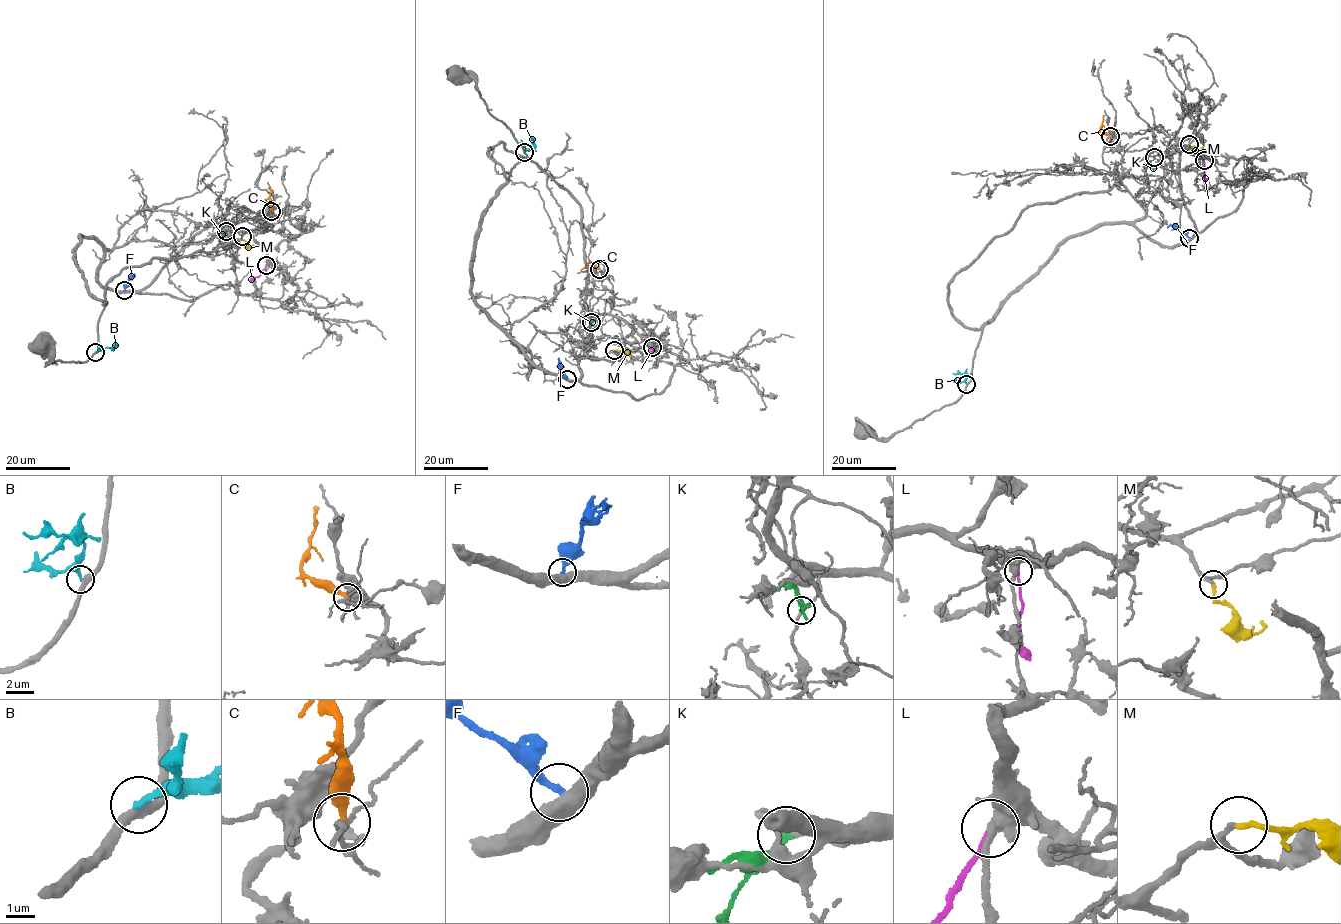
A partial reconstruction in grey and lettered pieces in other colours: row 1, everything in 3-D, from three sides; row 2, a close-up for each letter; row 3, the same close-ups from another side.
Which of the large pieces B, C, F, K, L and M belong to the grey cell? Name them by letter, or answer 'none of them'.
M

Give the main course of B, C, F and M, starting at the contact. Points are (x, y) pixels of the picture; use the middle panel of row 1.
B: (525, 152), (534, 147), (528, 135)
C: (599, 268), (590, 261), (579, 270)
F: (567, 378), (557, 358)
M: (614, 350), (622, 350), (631, 357)

